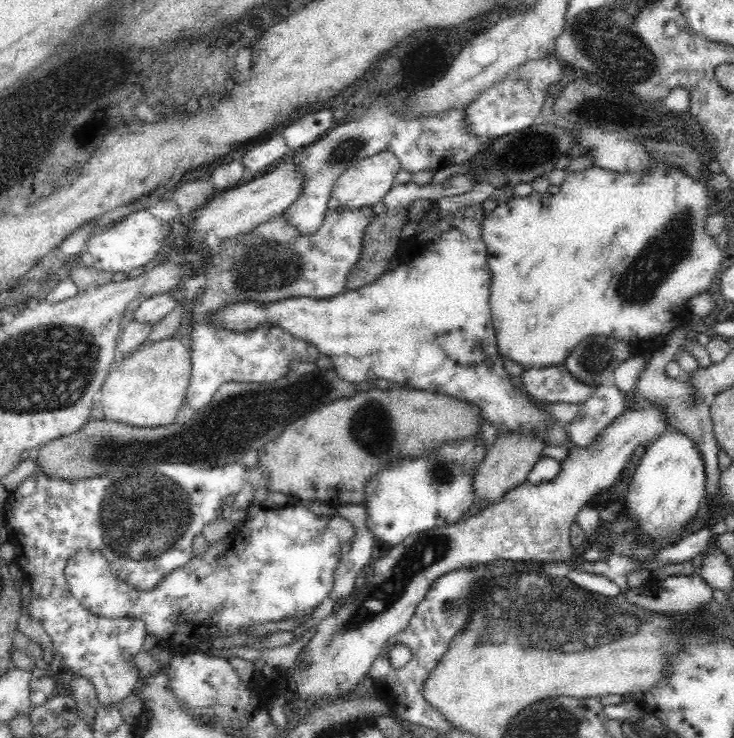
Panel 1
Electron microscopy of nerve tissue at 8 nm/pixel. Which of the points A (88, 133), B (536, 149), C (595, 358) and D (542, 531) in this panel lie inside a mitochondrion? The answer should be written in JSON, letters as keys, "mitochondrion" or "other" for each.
{"A":"other","B":"mitochondrion","C":"mitochondrion","D":"other"}

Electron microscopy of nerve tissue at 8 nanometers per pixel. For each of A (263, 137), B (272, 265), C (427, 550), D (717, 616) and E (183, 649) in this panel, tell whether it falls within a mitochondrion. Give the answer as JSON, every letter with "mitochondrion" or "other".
{"A":"other","B":"mitochondrion","C":"mitochondrion","D":"mitochondrion","E":"other"}

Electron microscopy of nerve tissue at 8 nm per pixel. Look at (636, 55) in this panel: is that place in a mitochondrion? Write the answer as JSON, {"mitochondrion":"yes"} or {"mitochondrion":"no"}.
{"mitochondrion":"yes"}

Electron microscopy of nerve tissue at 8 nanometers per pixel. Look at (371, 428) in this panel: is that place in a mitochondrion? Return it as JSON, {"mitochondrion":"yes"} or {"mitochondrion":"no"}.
{"mitochondrion":"yes"}

